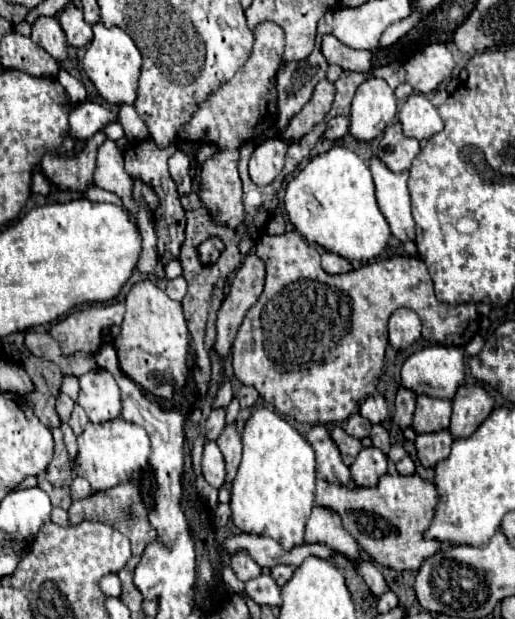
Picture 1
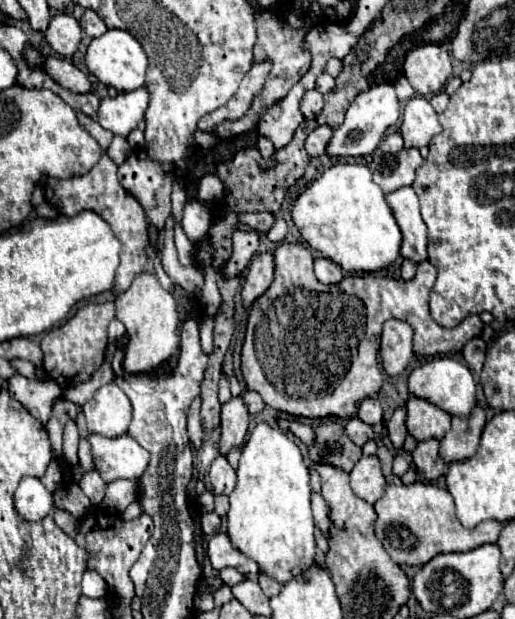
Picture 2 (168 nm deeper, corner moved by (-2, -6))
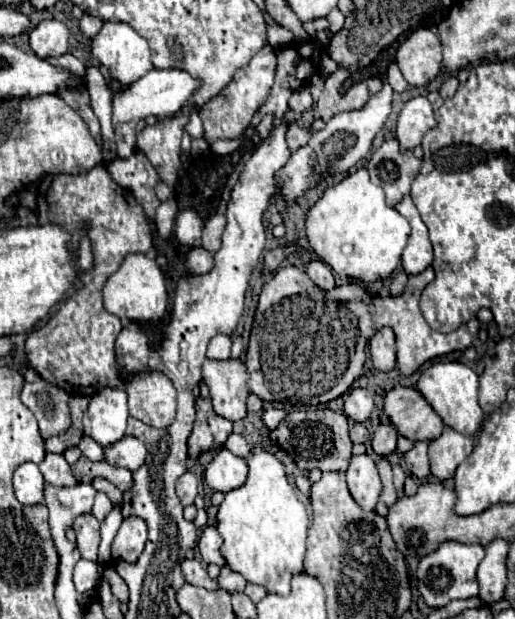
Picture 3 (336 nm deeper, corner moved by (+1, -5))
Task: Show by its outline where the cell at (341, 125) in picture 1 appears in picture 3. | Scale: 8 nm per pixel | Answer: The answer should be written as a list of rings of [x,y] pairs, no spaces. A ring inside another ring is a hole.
[[[288,125],[288,129],[286,129],[286,143],[288,143],[288,147],[292,151],[304,147],[308,143],[308,139],[310,139],[308,131],[304,131],[304,129],[296,127],[296,125]]]

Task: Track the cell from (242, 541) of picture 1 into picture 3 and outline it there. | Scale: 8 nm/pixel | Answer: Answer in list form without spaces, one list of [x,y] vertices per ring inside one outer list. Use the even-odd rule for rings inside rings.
[[[204,527],[200,537],[198,537],[198,551],[204,563],[216,563],[216,565],[224,565],[224,557],[220,553],[220,545],[222,545],[222,537],[218,535],[216,527]]]

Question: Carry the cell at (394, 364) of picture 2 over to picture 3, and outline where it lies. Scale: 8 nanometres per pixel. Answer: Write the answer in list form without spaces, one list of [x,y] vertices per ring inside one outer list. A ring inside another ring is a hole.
[[[390,327],[378,329],[370,339],[370,357],[376,369],[390,371],[396,367],[396,345],[394,345],[394,331]]]

